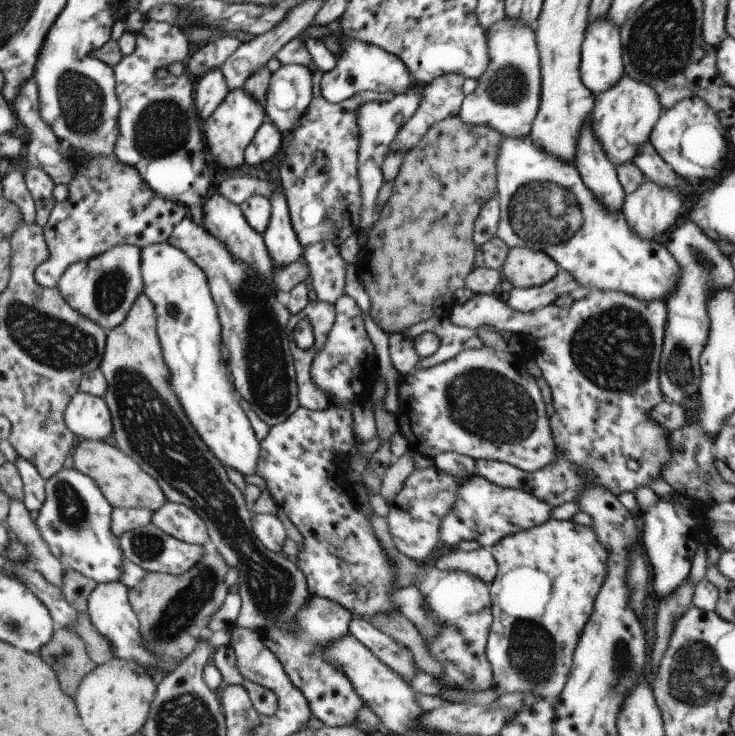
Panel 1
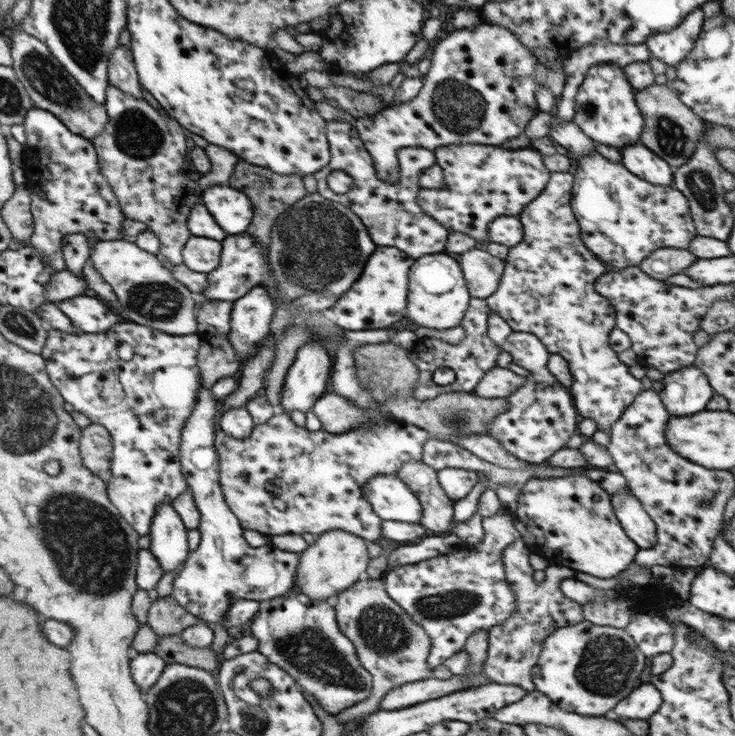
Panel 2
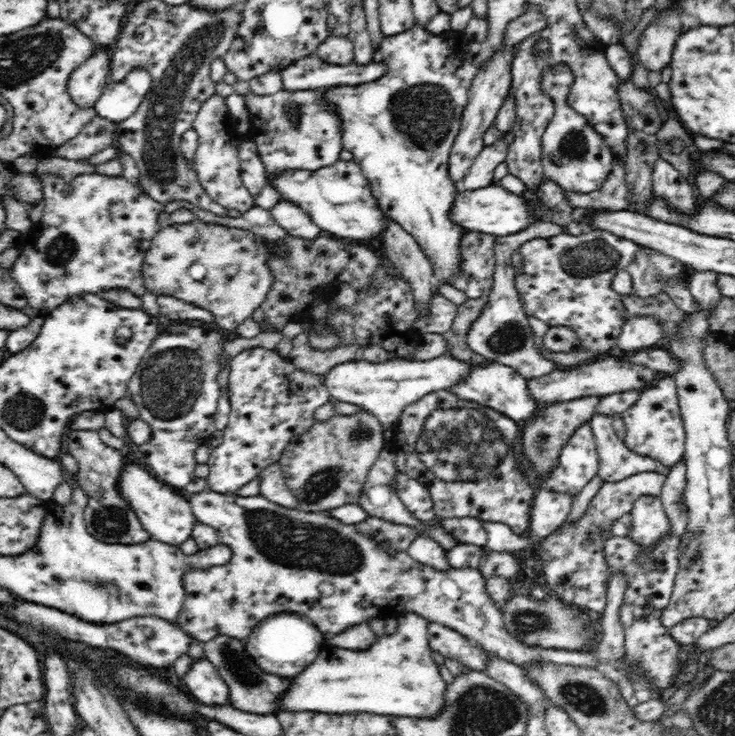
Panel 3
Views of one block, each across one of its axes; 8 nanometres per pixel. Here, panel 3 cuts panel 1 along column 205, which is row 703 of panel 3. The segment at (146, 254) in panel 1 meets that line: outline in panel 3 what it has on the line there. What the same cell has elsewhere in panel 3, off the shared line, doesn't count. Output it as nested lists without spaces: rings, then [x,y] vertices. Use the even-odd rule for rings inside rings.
[[[407,612],[401,617],[397,618],[397,627],[396,630],[389,635],[381,635],[379,637],[374,637],[370,646],[368,648],[358,648],[356,650],[346,650],[345,648],[330,646],[328,654],[320,654],[318,660],[314,660],[312,664],[308,665],[305,672],[299,674],[295,678],[292,689],[289,689],[289,692],[285,694],[284,697],[281,697],[279,701],[279,706],[281,706],[281,712],[322,712],[328,714],[350,714],[352,712],[374,712],[381,716],[392,716],[404,717],[410,719],[438,719],[444,712],[445,707],[447,706],[447,701],[445,696],[442,694],[446,688],[445,682],[440,679],[438,673],[436,672],[439,669],[439,665],[435,662],[432,656],[432,650],[429,647],[429,640],[427,639],[427,631],[429,629],[430,621],[423,616],[416,614],[416,612]]]

